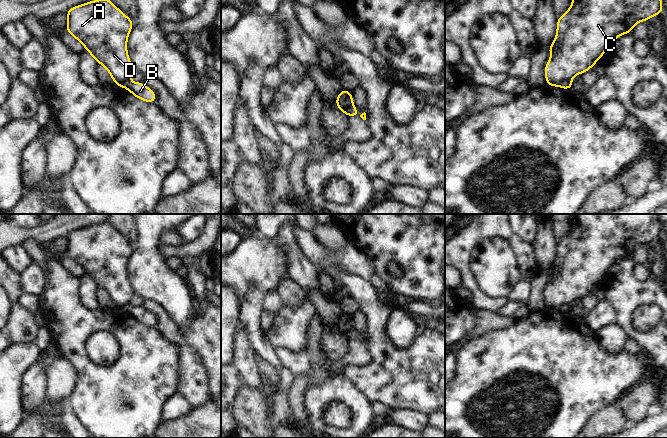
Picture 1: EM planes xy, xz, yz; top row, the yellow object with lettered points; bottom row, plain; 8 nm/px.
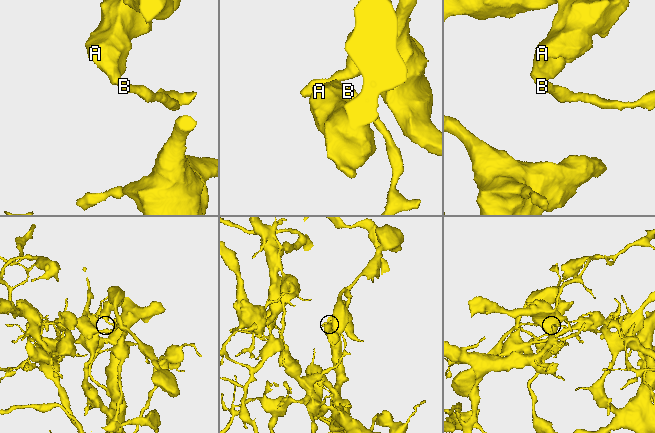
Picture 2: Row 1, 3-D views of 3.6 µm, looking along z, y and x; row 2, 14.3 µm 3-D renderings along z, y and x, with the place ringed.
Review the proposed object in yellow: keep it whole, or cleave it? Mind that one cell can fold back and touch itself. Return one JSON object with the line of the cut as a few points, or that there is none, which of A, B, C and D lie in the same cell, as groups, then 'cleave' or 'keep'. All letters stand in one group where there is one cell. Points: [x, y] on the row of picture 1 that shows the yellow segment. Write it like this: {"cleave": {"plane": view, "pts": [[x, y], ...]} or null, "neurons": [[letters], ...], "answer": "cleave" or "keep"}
{"cleave": {"plane": "yz", "pts": [[570, 80], [563, 80], [558, 85]]}, "neurons": [["A", "C", "D"], ["B"]], "answer": "cleave"}

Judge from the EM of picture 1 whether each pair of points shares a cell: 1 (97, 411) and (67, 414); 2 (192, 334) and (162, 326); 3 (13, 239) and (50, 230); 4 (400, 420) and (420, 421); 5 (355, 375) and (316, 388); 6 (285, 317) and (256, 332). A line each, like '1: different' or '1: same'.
1: different
2: same
3: same
4: same
5: different
6: different

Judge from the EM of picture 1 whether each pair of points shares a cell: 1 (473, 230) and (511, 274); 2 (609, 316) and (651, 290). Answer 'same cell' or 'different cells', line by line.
1: different cells
2: different cells

